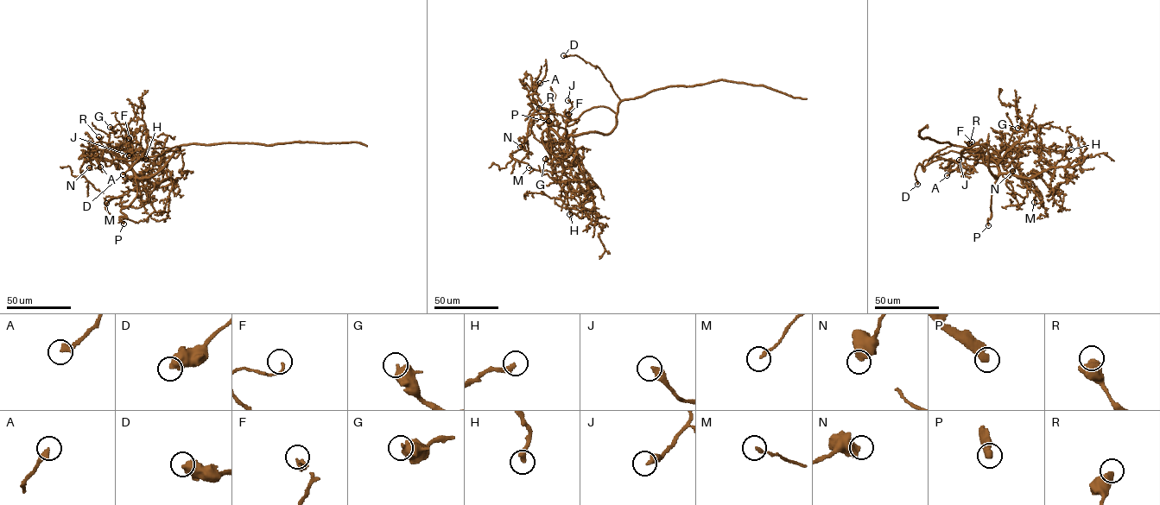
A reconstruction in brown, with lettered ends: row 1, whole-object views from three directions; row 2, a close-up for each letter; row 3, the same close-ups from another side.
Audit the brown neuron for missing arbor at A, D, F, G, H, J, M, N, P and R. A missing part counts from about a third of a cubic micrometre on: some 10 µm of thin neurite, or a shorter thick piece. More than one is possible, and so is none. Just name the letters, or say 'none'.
P

